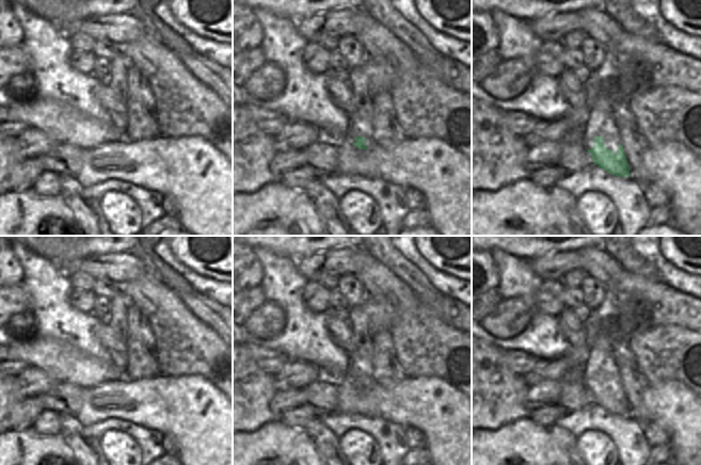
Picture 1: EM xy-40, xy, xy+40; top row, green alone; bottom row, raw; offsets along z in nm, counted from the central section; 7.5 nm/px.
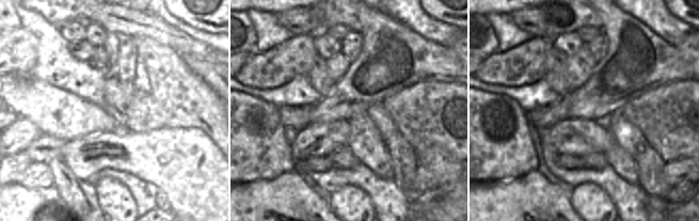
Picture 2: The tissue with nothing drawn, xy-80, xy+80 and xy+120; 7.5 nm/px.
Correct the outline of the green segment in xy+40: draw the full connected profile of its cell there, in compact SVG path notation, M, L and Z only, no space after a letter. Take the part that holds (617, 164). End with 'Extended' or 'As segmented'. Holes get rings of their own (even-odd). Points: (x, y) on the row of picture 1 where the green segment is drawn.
M594 137L593 140L593 148L588 149L593 163L611 175L630 177L631 169L621 143L615 155L611 149L606 148L603 137Z. As segmented.

